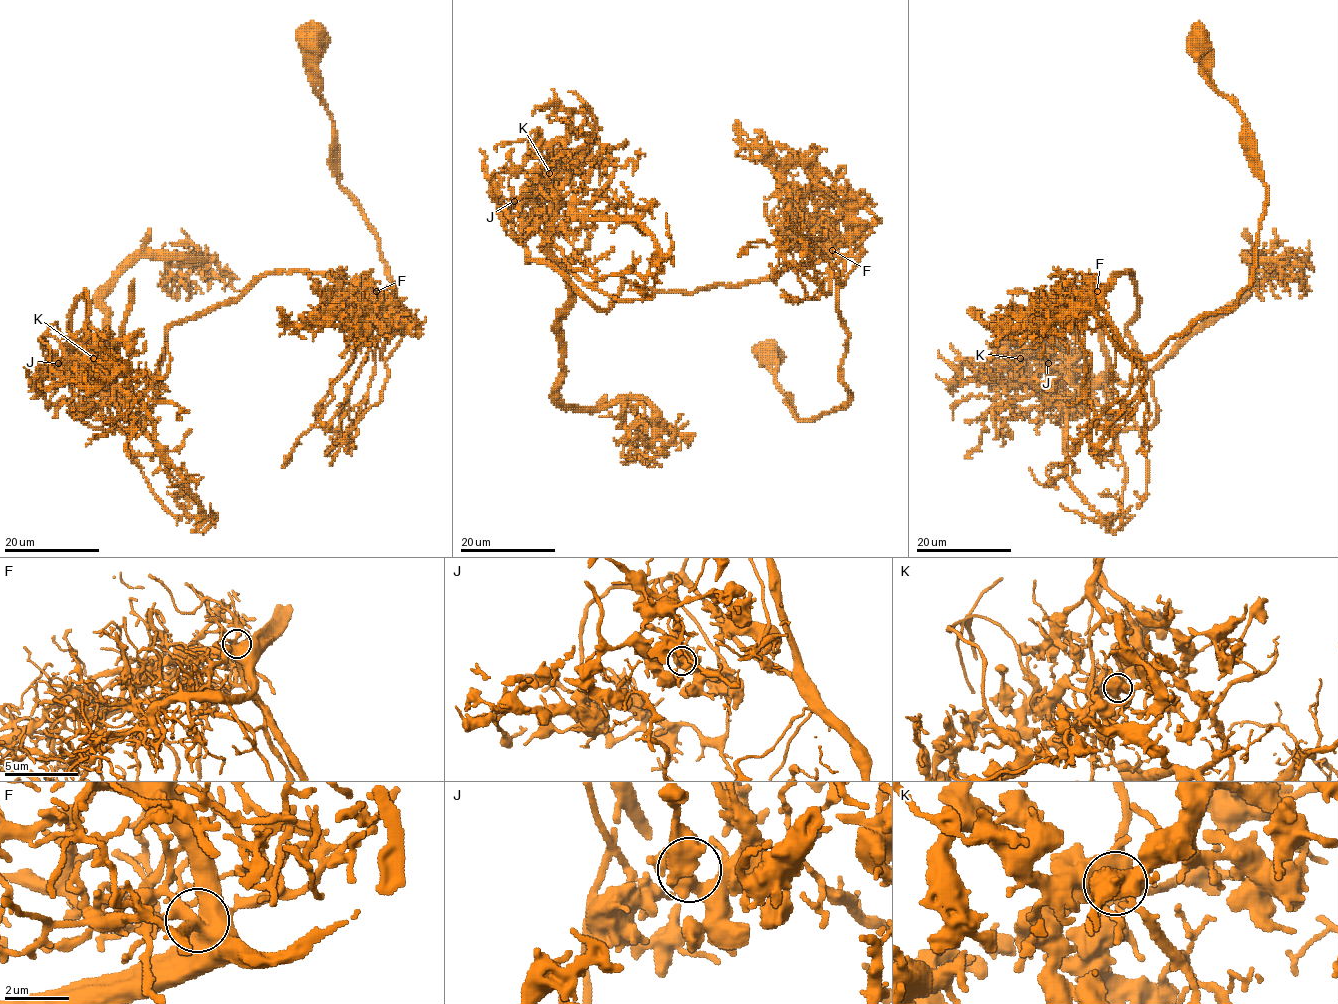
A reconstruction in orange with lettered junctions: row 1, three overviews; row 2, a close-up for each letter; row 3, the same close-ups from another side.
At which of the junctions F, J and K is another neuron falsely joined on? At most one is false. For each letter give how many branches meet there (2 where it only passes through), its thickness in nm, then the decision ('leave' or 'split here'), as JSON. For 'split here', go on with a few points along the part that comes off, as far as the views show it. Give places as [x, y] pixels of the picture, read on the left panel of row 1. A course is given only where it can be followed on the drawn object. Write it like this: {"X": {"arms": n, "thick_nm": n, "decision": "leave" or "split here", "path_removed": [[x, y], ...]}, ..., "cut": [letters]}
{"F": {"arms": 4, "thick_nm": 500, "decision": "leave"}, "J": {"arms": 5, "thick_nm": 480, "decision": "leave"}, "K": {"arms": 5, "thick_nm": 480, "decision": "split here", "path_removed": [[94, 358], [94, 386], [110, 383], [103, 294], [143, 255], [202, 260], [224, 291]]}, "cut": ["K"]}

